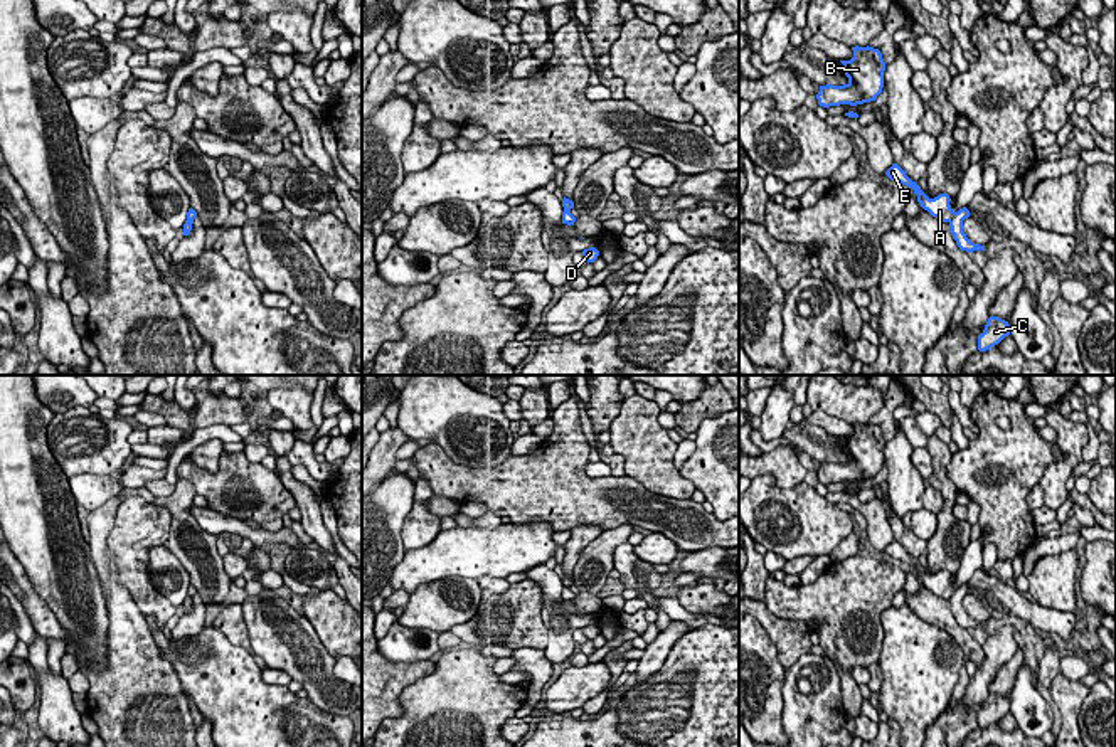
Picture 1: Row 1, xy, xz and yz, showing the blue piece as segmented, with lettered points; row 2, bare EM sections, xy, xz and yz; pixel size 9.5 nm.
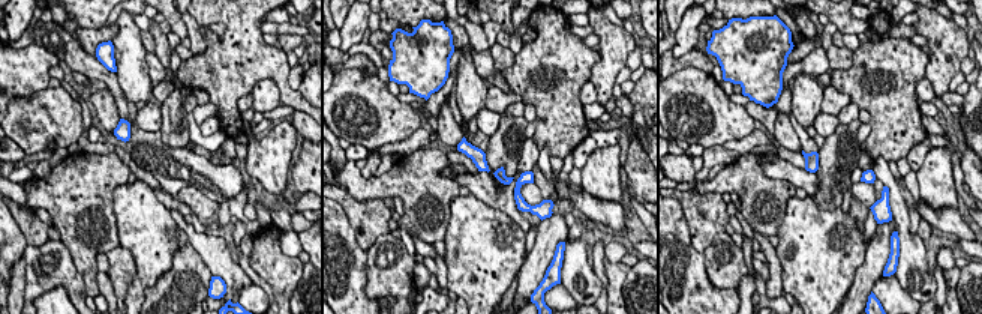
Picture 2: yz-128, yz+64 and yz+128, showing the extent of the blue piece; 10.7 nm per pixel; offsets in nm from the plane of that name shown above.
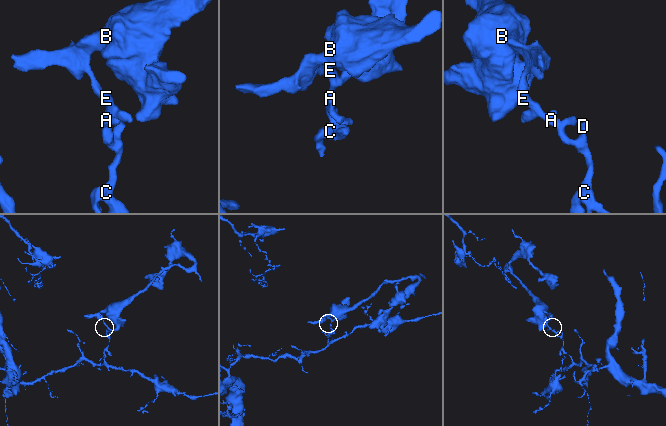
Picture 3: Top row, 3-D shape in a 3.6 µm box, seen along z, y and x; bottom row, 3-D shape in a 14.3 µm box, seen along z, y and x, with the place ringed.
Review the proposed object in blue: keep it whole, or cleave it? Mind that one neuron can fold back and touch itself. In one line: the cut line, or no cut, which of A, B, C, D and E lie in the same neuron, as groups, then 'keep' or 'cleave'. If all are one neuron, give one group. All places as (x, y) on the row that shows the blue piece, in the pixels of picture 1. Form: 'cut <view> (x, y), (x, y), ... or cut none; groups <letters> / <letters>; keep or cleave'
cut yz (956, 212), (948, 221); groups A B E / C D; cleave

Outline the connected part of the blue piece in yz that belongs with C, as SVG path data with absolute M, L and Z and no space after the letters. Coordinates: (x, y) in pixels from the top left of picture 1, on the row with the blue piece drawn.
M990 316L983 333L978 336L978 350L986 352L991 347L998 345L1005 336L1010 335L1008 330L1010 330L1008 321L998 316Z

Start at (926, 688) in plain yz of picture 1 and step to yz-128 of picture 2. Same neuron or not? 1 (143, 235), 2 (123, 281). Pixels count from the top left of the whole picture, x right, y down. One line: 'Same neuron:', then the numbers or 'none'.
Same neuron: 1

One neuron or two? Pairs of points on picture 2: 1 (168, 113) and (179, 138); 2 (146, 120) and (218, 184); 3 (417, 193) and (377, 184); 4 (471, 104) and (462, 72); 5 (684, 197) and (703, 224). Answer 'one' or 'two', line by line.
1: one
2: two
3: one
4: one
5: one

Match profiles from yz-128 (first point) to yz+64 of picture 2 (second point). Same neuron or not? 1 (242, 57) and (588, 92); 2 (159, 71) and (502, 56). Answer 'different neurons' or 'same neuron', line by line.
1: different neurons
2: different neurons

